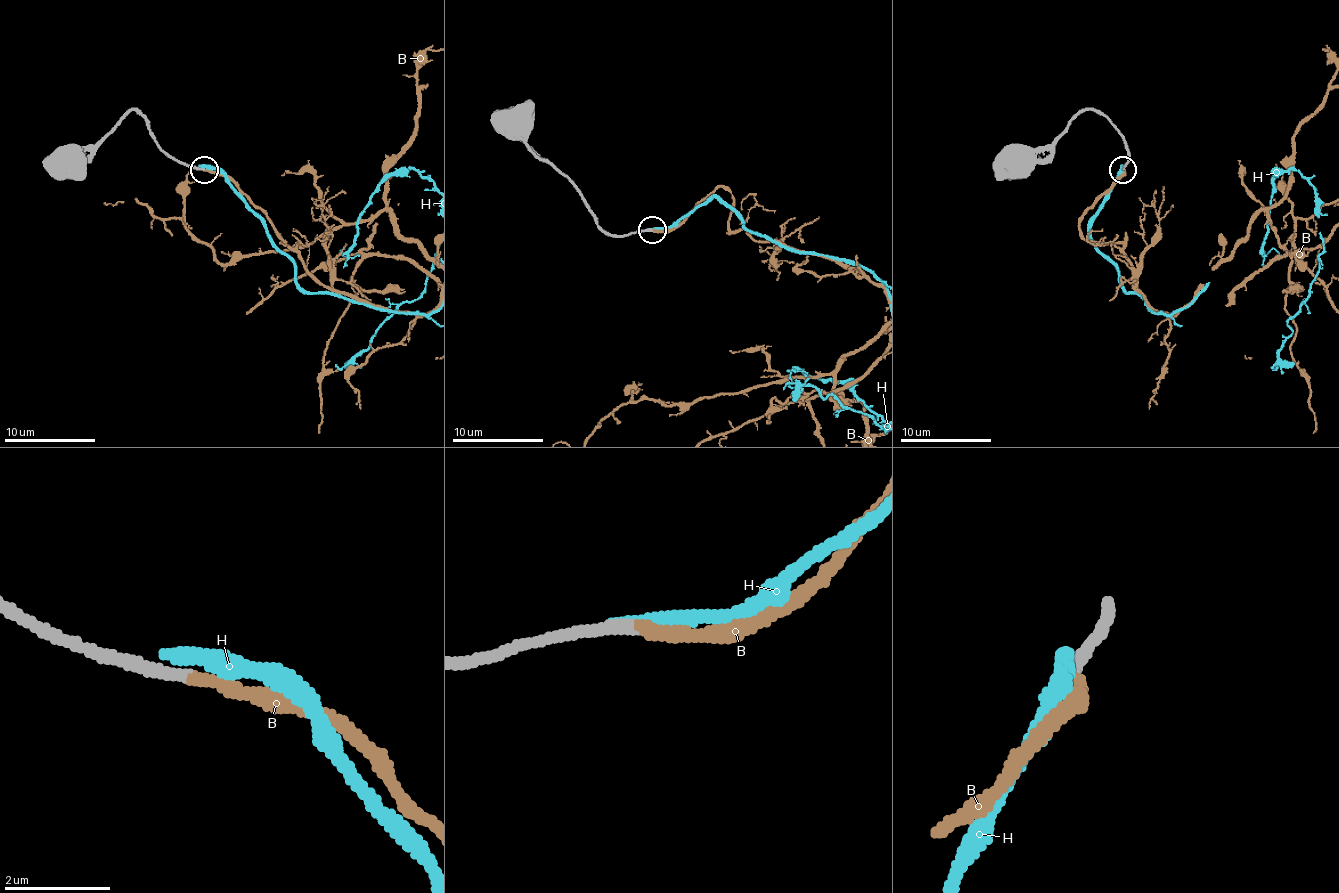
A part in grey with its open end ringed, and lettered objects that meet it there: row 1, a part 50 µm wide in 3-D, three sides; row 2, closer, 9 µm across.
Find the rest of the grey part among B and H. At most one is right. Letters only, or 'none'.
B

